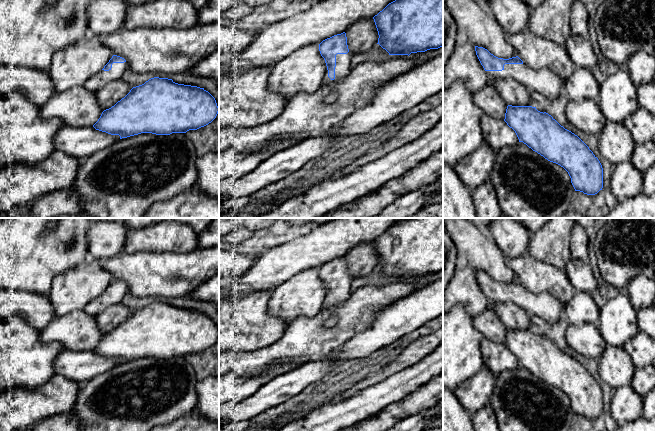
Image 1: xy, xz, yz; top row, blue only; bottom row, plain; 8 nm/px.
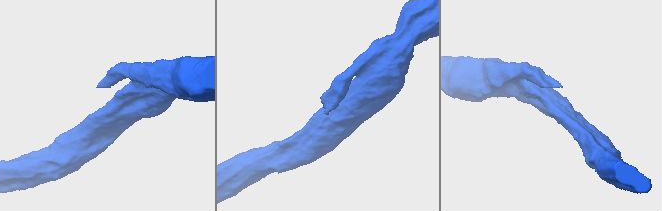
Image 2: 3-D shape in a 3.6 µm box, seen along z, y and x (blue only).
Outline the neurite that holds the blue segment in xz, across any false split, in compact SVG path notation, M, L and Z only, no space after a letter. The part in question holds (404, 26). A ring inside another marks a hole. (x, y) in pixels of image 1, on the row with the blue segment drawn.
M395 0L373 17L378 43L389 55L443 46L443 0Z

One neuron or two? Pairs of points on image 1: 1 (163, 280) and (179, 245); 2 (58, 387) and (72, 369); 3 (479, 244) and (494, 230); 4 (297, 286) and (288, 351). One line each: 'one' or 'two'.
1: two
2: two
3: two
4: two

